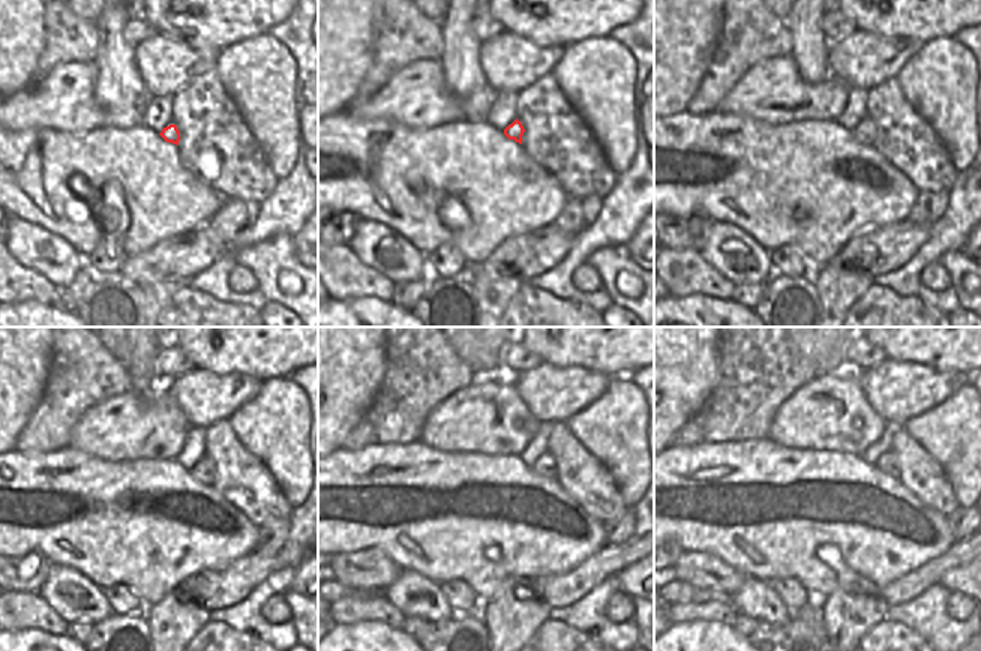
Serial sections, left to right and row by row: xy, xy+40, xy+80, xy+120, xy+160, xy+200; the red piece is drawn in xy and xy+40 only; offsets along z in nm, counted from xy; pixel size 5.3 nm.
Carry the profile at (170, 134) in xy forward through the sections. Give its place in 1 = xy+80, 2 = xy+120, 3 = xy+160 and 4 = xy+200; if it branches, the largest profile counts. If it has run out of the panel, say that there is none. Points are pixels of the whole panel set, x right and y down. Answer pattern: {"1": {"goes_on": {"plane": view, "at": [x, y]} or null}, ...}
{"1": {"goes_on": {"plane": "xy+80", "at": [864, 132]}}, "2": {"goes_on": {"plane": "xy+120", "at": [204, 471]}}, "3": {"goes_on": {"plane": "xy+160", "at": [545, 465]}}, "4": {"goes_on": {"plane": "xy+200", "at": [887, 462]}}}

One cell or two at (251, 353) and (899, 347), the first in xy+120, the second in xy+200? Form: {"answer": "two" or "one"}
{"answer": "one"}

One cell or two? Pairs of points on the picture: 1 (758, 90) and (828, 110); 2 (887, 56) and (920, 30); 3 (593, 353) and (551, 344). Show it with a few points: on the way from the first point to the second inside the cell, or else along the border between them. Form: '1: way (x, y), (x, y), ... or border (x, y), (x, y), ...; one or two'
1: way (776, 95), (810, 98); one
2: border (873, 33), (915, 39), (920, 44); two
3: way (582, 344), (561, 344); one

